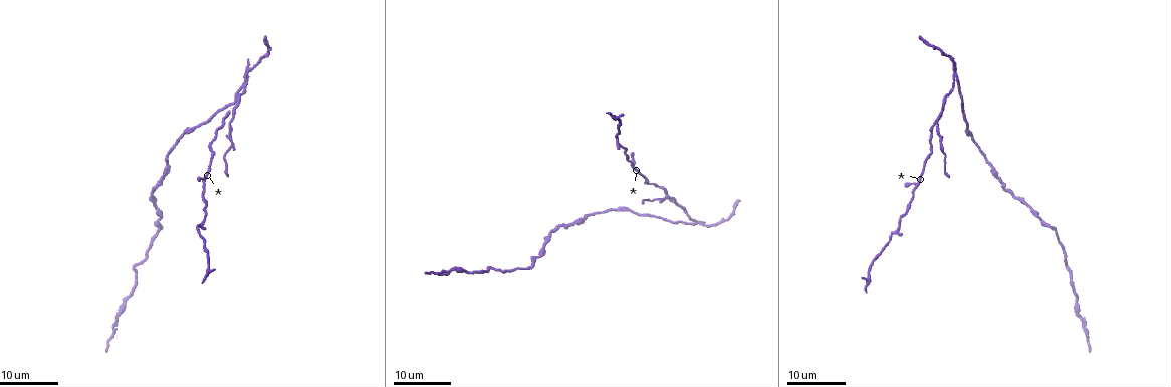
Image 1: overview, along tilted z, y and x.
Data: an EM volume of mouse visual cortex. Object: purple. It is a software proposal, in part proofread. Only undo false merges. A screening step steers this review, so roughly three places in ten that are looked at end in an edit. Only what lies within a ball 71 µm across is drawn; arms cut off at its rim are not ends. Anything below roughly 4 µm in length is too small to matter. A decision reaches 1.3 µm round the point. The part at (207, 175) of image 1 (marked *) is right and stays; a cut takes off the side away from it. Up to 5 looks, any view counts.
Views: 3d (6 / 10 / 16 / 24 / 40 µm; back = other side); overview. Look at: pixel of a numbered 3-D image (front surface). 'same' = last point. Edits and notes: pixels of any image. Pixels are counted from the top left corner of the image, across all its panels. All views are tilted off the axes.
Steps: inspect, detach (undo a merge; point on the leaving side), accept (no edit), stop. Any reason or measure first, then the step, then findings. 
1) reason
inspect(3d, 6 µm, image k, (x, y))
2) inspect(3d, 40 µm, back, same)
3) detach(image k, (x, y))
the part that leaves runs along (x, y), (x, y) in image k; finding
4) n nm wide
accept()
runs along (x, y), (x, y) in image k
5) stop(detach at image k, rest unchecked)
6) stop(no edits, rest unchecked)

thick turns thin
inspect(3d, 24 µm, image 1, (210, 144))

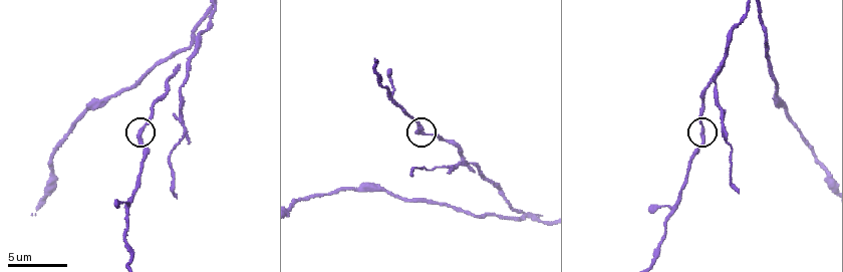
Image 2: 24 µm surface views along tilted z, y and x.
inspect(3d, 6 µm, image 2, (703, 136))

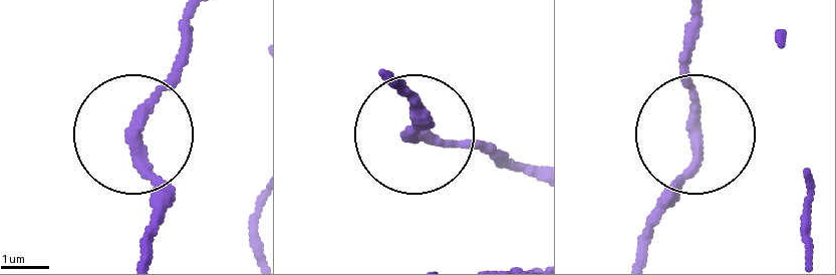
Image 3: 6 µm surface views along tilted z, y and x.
accept()
runs along (143, 254), (153, 185), (131, 126), (186, 46) in image 3; all the same neuron

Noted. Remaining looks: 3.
a fork
inspect(3d, 6 µm, image 2, (525, 218))

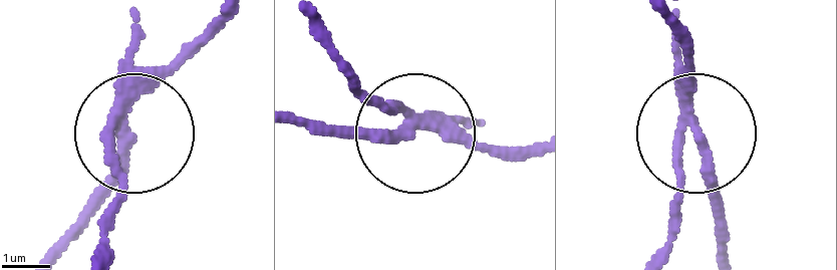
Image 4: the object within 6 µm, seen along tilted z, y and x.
220 nm wide
detach(image 4, (188, 49))
the part that leaves runs along (427, 125), (392, 133), (298, 121) in image 4; two neurons meet here

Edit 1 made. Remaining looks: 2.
inspect(overview)

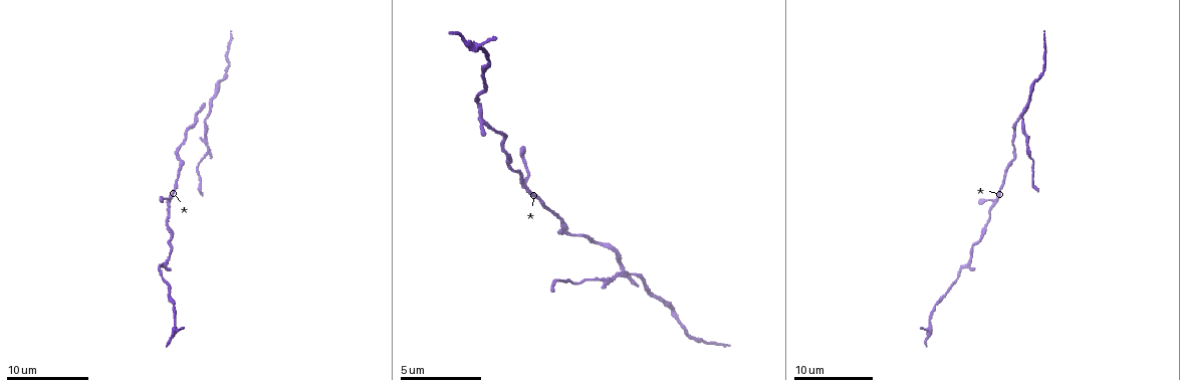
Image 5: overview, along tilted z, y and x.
side arm on a straight run
inspect(3d, 6 µm, image 5, (212, 106))

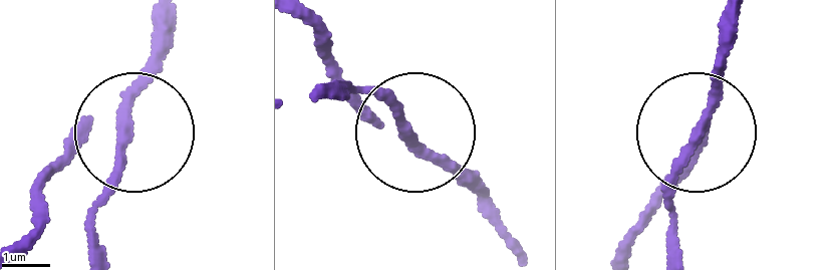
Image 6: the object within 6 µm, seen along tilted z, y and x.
side arm 11 µm
detach(image 6, (120, 169))
the part that leaves runs along (120, 118), (90, 255) in image 6; a second neuron is stuck on

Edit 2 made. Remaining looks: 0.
stop(detach at image 4, detach at image 6, rest unchecked)

